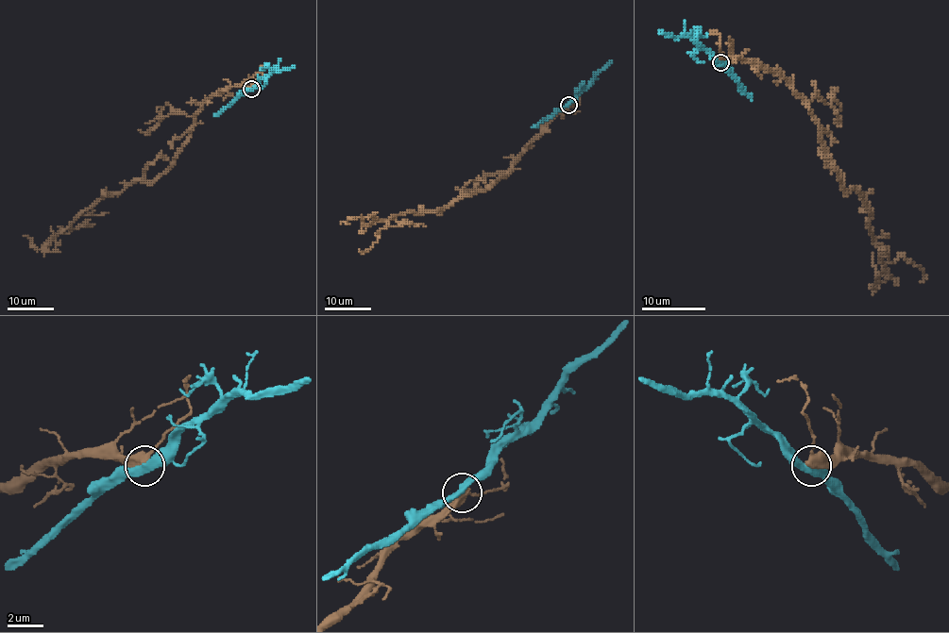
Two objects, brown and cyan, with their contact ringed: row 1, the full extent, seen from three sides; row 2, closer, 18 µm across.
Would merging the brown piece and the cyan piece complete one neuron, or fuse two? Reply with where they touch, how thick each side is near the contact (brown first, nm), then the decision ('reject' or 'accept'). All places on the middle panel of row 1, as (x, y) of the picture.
place (568, 105); calibres 440 and 320 nm; reject

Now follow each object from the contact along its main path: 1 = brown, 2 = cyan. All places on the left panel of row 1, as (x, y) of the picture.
1: (251, 89), (225, 87), (212, 94), (175, 161), (151, 181), (107, 192), (43, 249), (23, 235)
2: (251, 89), (270, 72), (294, 66)

